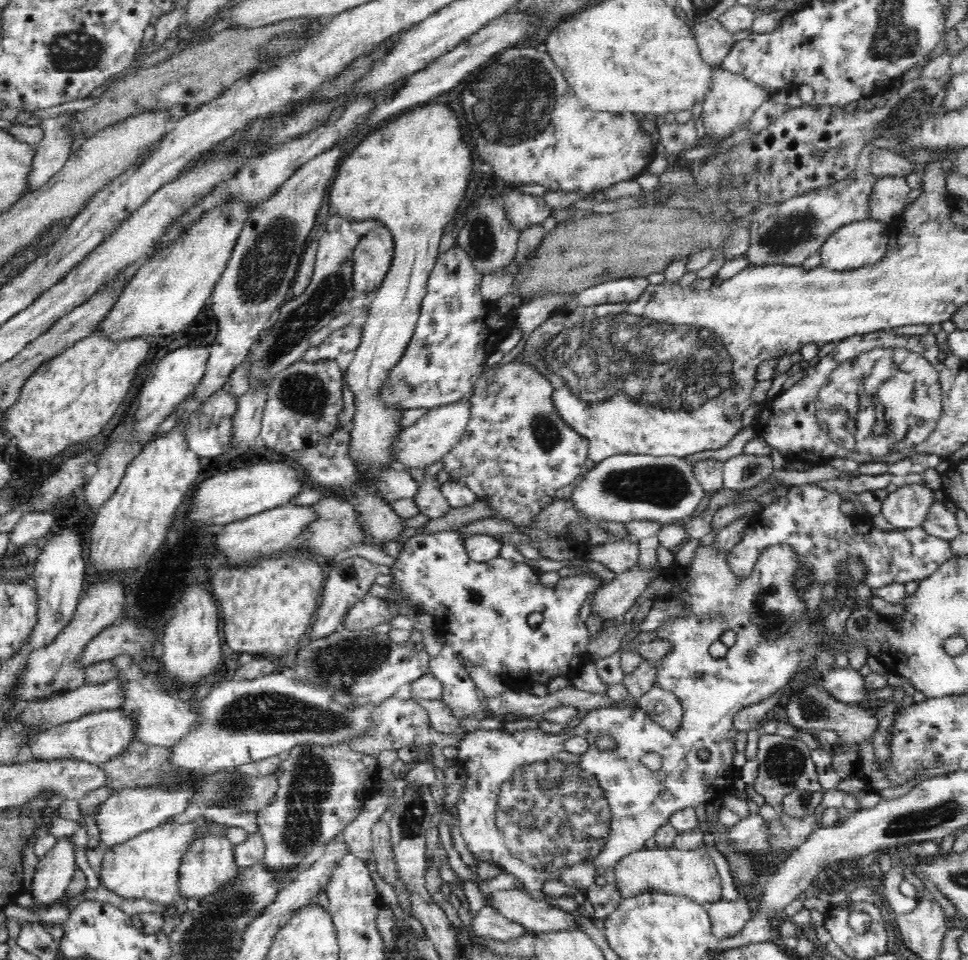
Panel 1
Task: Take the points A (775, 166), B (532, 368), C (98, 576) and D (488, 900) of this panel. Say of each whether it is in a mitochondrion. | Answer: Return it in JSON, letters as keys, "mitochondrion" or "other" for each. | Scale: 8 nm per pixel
{"A":"other","B":"mitochondrion","C":"other","D":"other"}

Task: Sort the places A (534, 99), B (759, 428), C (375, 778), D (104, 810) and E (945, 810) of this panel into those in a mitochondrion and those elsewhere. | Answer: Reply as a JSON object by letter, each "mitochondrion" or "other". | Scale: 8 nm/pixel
{"A":"mitochondrion","B":"other","C":"other","D":"other","E":"mitochondrion"}

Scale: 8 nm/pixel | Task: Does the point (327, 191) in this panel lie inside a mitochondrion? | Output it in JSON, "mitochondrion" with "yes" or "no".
{"mitochondrion":"no"}

